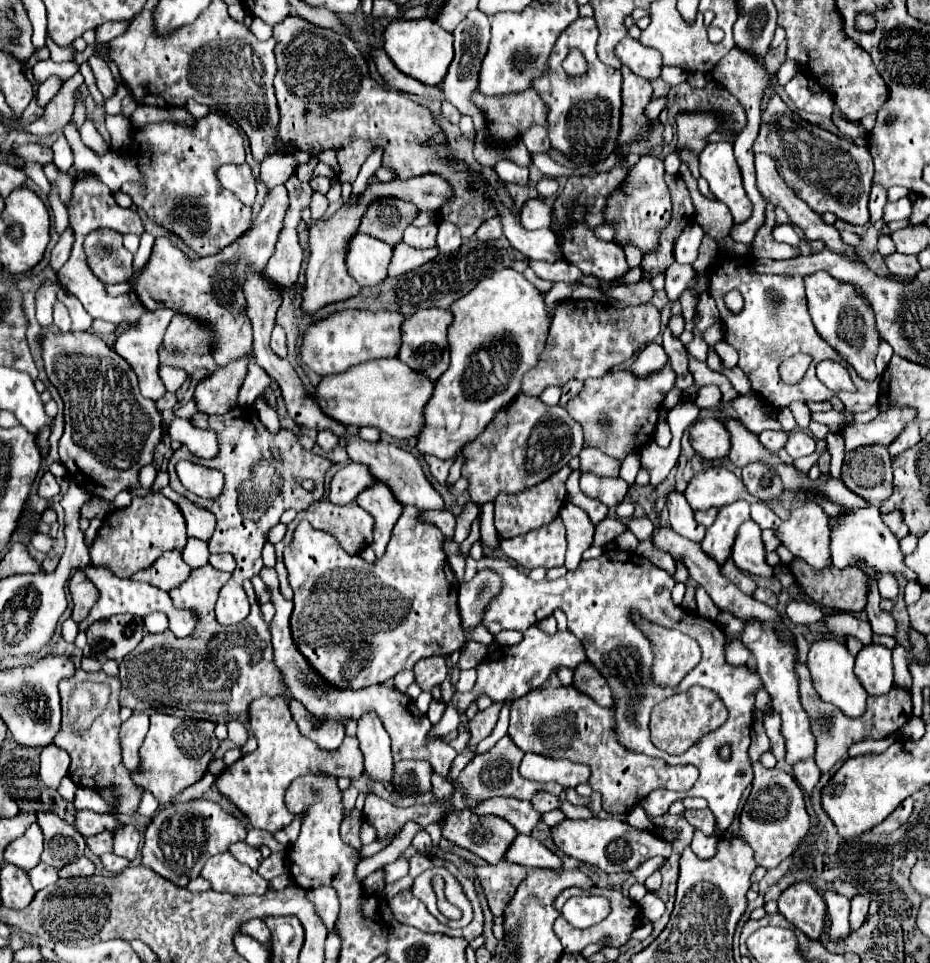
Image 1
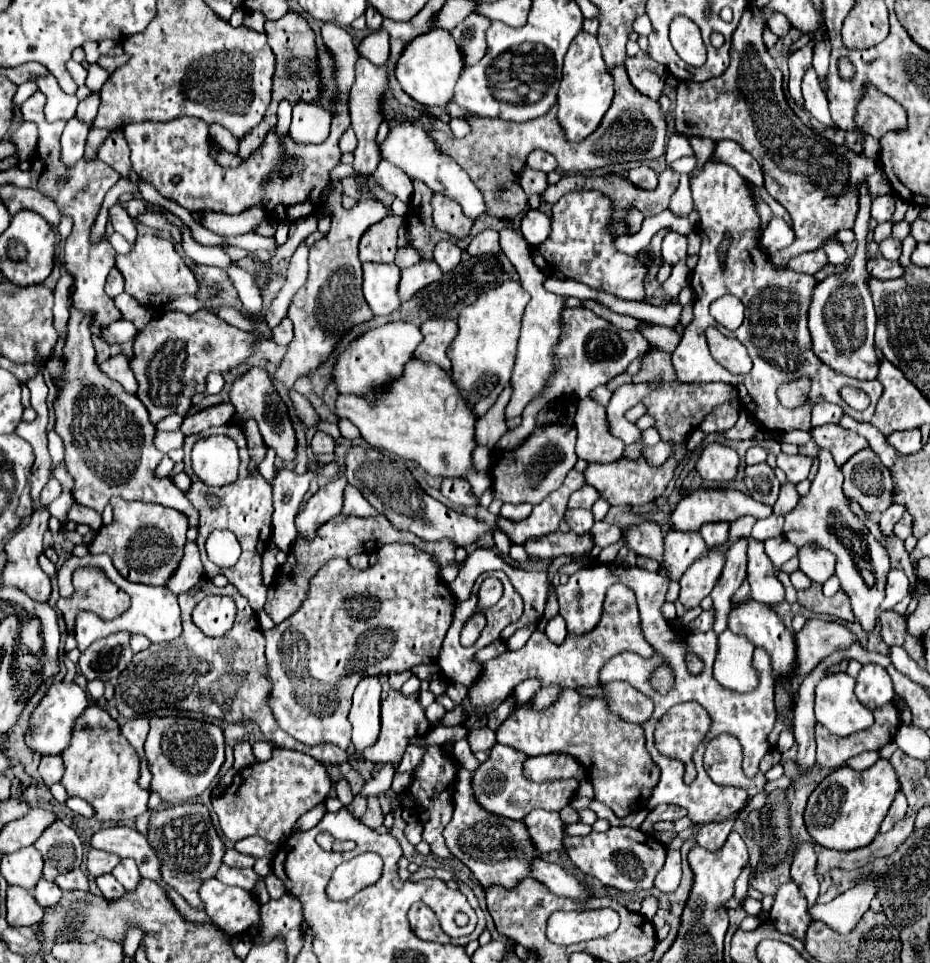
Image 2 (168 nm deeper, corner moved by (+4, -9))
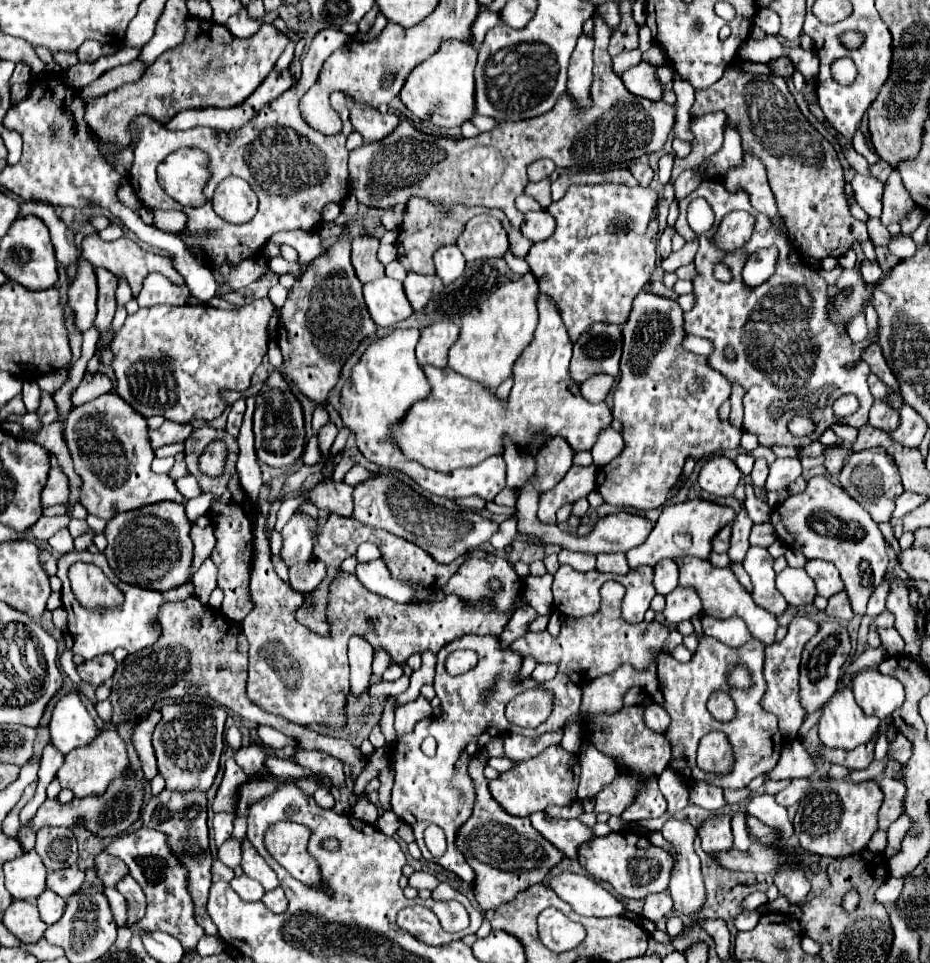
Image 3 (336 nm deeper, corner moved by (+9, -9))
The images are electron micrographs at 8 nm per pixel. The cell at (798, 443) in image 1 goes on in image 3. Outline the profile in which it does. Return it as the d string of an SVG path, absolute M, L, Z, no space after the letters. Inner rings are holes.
M776 459L770 465L770 475L766 479L766 491L780 491L794 483L802 473L802 465L798 459Z

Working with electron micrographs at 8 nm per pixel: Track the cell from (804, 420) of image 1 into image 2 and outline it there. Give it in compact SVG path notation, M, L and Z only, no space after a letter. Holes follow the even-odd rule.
M821 425L811 429L811 437L819 447L825 447L833 453L835 463L841 467L849 457L861 449L869 449L869 441L857 433L843 429L841 425Z

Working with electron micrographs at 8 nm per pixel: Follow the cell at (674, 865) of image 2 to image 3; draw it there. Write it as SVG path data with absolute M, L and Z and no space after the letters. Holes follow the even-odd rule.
M652 893L644 899L644 911L642 917L648 921L660 921L669 917L673 901L669 893Z

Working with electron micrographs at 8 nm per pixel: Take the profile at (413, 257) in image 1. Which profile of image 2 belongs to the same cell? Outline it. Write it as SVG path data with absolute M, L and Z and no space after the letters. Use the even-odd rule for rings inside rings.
M421 261L413 267L403 269L401 281L399 281L399 299L401 301L411 299L415 291L437 281L439 277L441 277L441 269L439 269L439 265L435 265L435 261Z

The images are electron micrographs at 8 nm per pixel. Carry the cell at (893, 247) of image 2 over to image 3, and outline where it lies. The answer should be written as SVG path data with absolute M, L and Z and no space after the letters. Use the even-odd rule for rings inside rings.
M868 217L866 225L868 225L870 241L874 243L874 247L880 247L880 245L884 247L884 245L886 245L886 241L890 241L890 233L888 233L888 229L882 225L882 221L880 221L880 219Z

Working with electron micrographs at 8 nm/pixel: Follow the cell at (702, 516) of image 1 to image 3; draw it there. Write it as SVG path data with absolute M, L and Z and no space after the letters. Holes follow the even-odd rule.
M726 525L712 541L714 545L714 553L726 553L730 549L730 533L732 533L732 527Z

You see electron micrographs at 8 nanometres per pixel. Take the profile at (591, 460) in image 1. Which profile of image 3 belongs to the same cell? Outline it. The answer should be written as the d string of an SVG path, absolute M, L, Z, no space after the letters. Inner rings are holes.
M640 291L634 299L634 307L632 307L632 313L626 321L626 325L622 327L622 359L620 359L620 381L614 389L614 407L612 407L612 415L616 419L620 419L622 423L622 431L624 431L624 451L612 459L608 465L600 467L598 469L598 475L596 475L596 489L602 493L604 501L610 503L610 505L616 505L616 507L634 507L634 509L640 509L640 511L650 511L650 509L658 509L666 503L666 491L676 483L676 479L680 477L682 473L682 467L686 463L688 457L692 457L694 461L700 461L708 455L714 455L718 451L726 451L726 449L738 449L740 447L740 437L742 437L742 431L738 431L736 427L732 427L730 421L720 421L718 417L718 407L730 397L730 381L716 369L710 369L708 361L704 355L696 355L688 349L682 347L682 341L686 339L686 331L682 329L684 325L684 317L682 317L682 309L678 305L678 301L672 301L672 299L666 299L666 297L660 297L656 293L648 293L648 291Z

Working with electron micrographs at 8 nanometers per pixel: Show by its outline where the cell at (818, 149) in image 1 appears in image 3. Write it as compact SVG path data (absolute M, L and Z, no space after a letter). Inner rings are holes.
M728 65L726 73L722 75L720 81L710 85L708 89L696 91L696 101L690 109L690 115L698 117L698 115L714 113L714 111L724 111L728 115L728 125L734 125L734 121L738 121L738 129L740 129L742 143L744 143L742 147L746 151L752 151L754 155L758 155L762 159L762 163L766 165L768 181L770 181L772 193L776 197L778 211L780 211L780 215L786 217L788 235L790 235L794 247L802 255L806 255L810 259L818 259L818 261L824 257L842 257L854 243L862 243L868 239L866 223L854 219L846 205L844 175L842 175L842 167L840 167L836 149L800 113L784 79L772 77L770 81L760 81L756 75L738 73L738 69L734 69L734 65Z

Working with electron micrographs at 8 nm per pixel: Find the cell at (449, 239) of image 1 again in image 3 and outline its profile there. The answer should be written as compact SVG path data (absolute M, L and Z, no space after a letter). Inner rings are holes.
M456 245L438 249L438 253L434 255L434 263L436 263L436 275L442 279L444 285L454 283L464 273L466 267L466 261Z

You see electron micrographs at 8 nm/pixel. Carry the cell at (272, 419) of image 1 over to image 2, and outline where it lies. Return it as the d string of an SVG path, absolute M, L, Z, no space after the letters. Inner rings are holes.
M268 449L266 458L264 461L259 465L259 471L263 478L269 483L271 486L273 485L273 479L275 479L275 466L274 461L276 458L276 453L273 449Z

